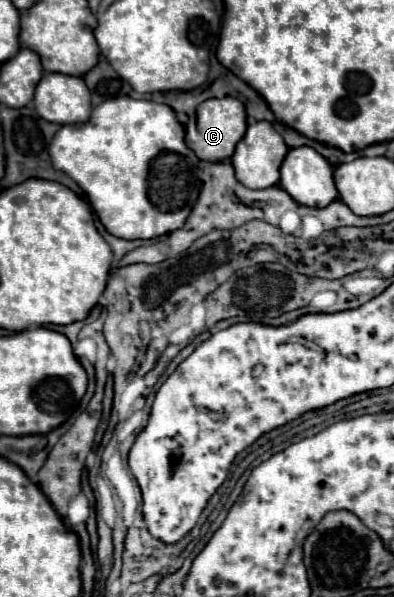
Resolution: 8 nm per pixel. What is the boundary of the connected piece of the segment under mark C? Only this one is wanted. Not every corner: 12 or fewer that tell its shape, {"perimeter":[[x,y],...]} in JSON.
{"perimeter":[[210,98],[186,124],[200,160],[234,154],[246,132],[238,98]]}

